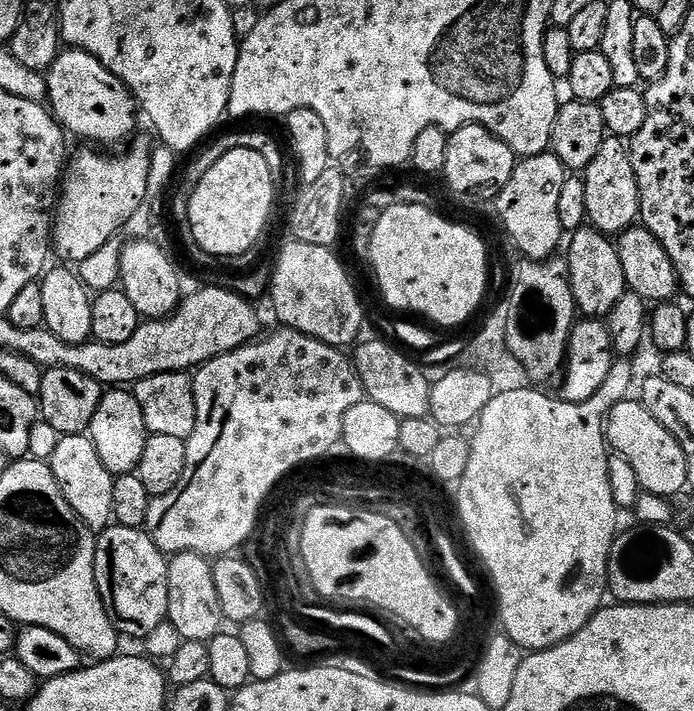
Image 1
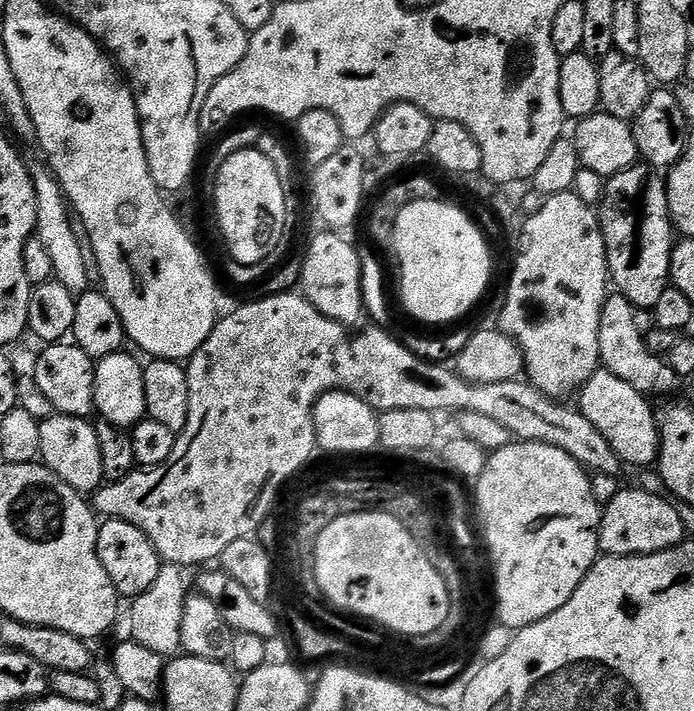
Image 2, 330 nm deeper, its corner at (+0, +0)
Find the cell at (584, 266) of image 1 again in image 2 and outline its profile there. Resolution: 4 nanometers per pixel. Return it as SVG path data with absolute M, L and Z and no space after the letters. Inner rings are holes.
M609 295L602 306L598 322L598 354L603 371L630 382L634 390L643 392L649 398L668 396L676 388L678 377L676 371L668 365L667 359L652 356L648 349L645 333L638 330L636 314L638 309L625 296Z

